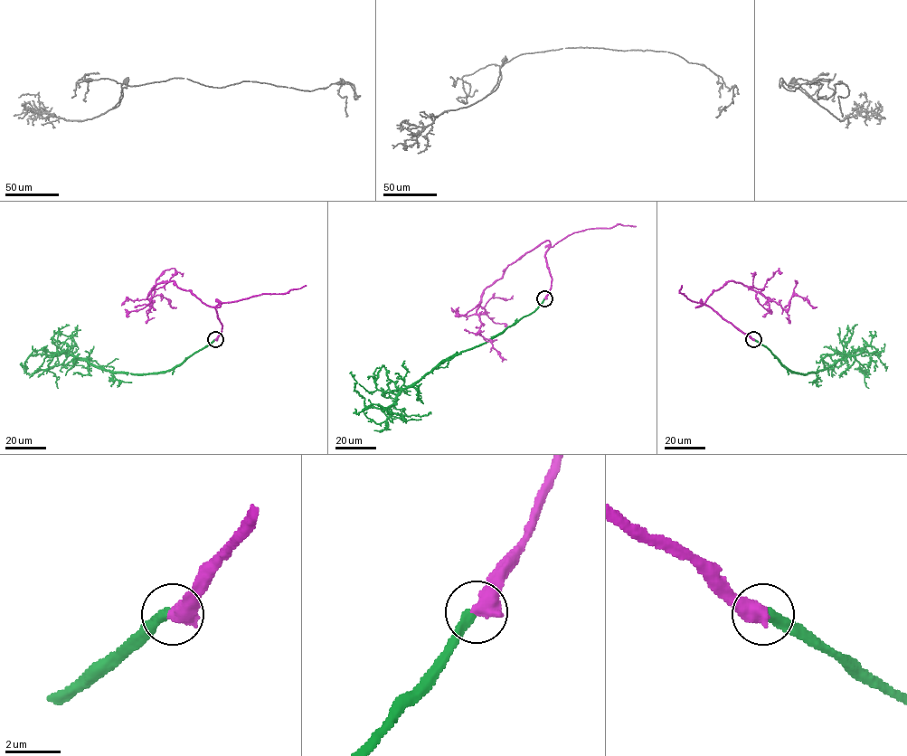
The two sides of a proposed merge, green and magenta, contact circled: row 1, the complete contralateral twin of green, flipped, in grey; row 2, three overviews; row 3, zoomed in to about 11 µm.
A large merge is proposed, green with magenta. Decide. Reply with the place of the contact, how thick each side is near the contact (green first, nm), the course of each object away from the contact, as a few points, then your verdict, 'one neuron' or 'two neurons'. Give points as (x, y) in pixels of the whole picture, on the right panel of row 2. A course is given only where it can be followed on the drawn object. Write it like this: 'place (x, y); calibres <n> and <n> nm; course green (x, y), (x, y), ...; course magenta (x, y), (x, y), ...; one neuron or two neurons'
place (753, 339); calibres 360 and 650 nm; course green (754, 339), (787, 369), (800, 373), (817, 373), (845, 355), (864, 352), (853, 349), (840, 366), (828, 363); course magenta (754, 339), (711, 307), (695, 307), (732, 281), (759, 291), (787, 309), (794, 295), (815, 307); one neuron

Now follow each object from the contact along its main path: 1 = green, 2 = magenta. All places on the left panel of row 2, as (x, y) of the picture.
1: (215, 339), (165, 372), (110, 373), (72, 355), (42, 349), (34, 349), (25, 363), (26, 366), (20, 363)
2: (215, 339), (219, 305), (173, 281), (146, 297), (149, 309), (156, 295), (176, 307)

